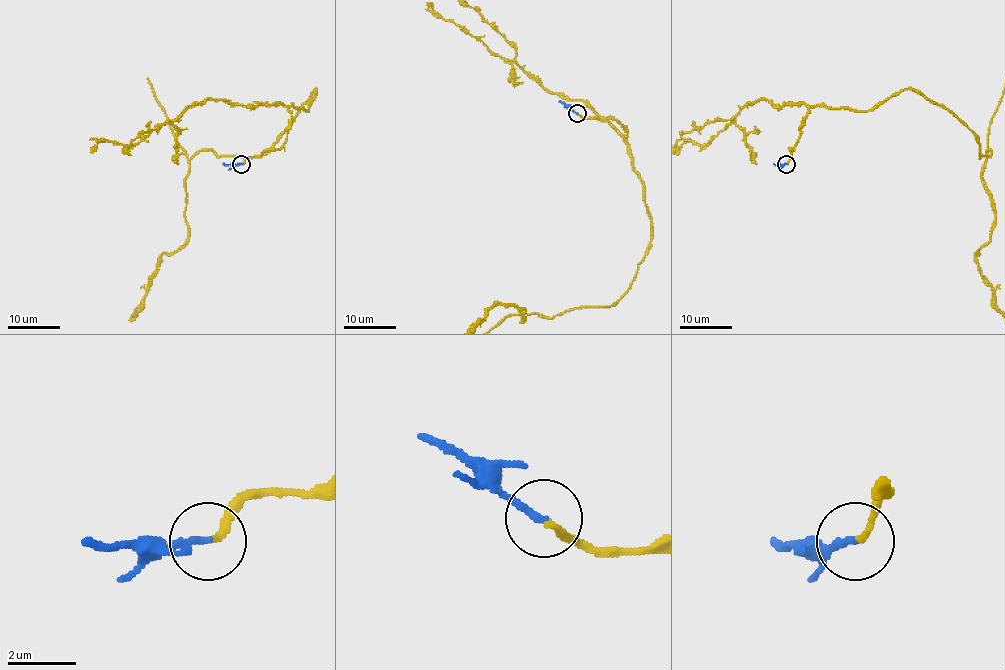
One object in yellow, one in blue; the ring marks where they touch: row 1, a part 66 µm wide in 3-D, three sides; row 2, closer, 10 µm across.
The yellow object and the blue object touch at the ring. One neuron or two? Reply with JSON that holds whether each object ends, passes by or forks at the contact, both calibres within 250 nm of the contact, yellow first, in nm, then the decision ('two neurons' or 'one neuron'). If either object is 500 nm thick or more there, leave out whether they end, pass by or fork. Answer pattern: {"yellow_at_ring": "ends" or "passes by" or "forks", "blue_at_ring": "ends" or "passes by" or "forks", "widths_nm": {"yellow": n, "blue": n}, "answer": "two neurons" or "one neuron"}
{"yellow_at_ring": "ends", "blue_at_ring": "ends", "widths_nm": {"yellow": 160, "blue": 200}, "answer": "one neuron"}

